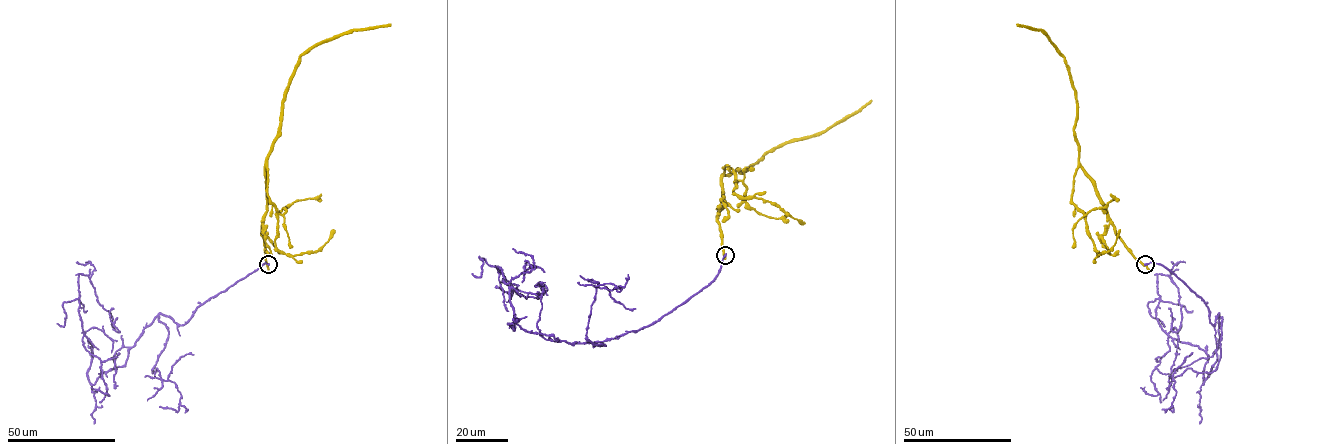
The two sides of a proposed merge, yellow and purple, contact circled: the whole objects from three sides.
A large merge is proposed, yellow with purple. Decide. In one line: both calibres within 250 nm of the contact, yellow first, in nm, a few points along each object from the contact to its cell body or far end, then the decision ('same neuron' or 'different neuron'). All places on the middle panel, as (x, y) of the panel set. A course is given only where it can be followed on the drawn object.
380 nm thick on the yellow side, 550 nm on the other; yellow runs (725, 254), (717, 219), (723, 208), (723, 175), (738, 169), (744, 172), (780, 145), (824, 132), (871, 100); purple runs (725, 254), (707, 285), (606, 340), (513, 329), (498, 267), (526, 297), (545, 292), (540, 282); different neuron

